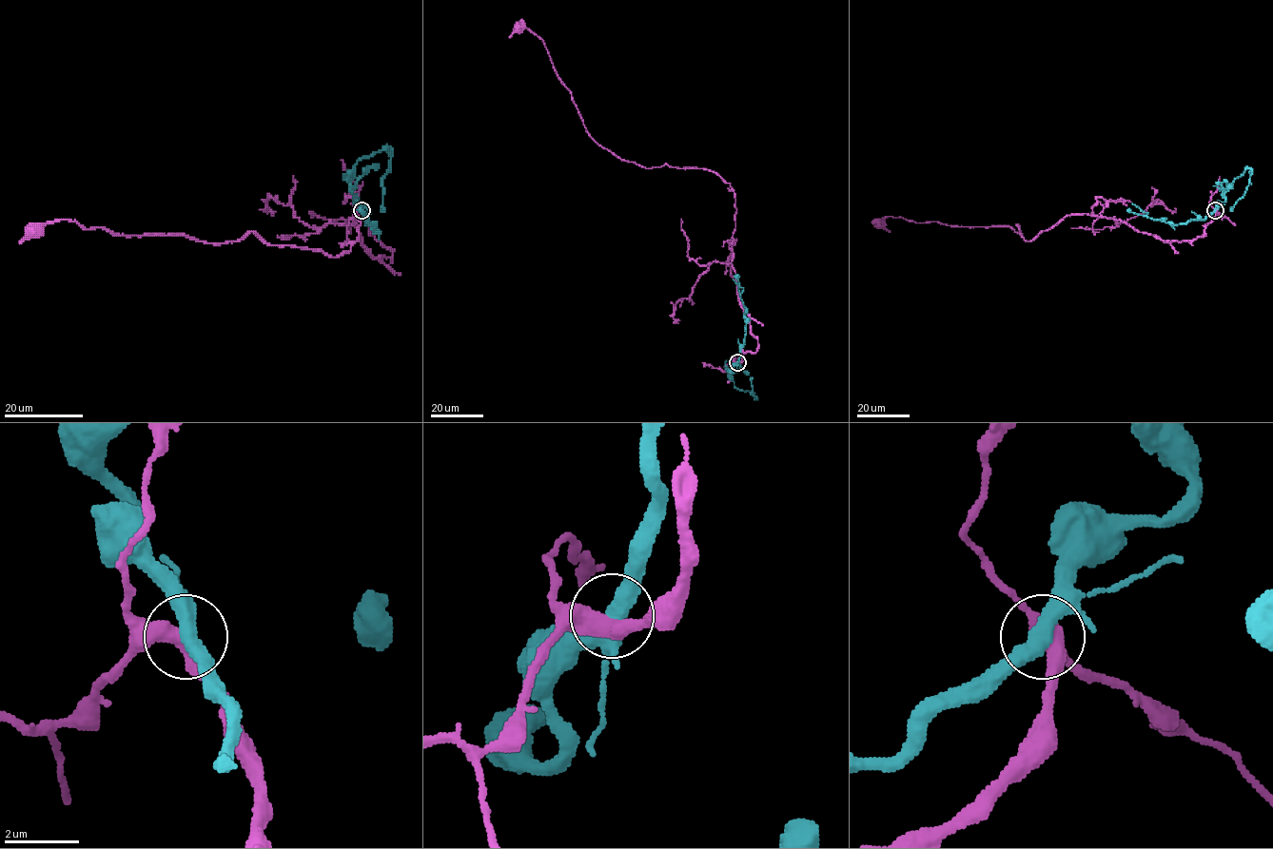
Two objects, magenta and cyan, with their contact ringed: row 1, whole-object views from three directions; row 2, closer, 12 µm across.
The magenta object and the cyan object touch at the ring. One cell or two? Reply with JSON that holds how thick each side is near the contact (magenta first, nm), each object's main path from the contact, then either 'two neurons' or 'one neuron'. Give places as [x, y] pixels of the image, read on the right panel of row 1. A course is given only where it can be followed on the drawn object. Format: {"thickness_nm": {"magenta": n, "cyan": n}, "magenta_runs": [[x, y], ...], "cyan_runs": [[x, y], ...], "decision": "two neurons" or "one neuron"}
{"thickness_nm": {"magenta": 440, "cyan": 440}, "magenta_runs": [[1215, 210], [1191, 241], [1087, 214], [1029, 241], [1018, 224], [880, 223]], "cyan_runs": [[1215, 210], [1224, 202], [1224, 191], [1233, 181], [1248, 168], [1249, 183], [1231, 211]], "decision": "one neuron"}

